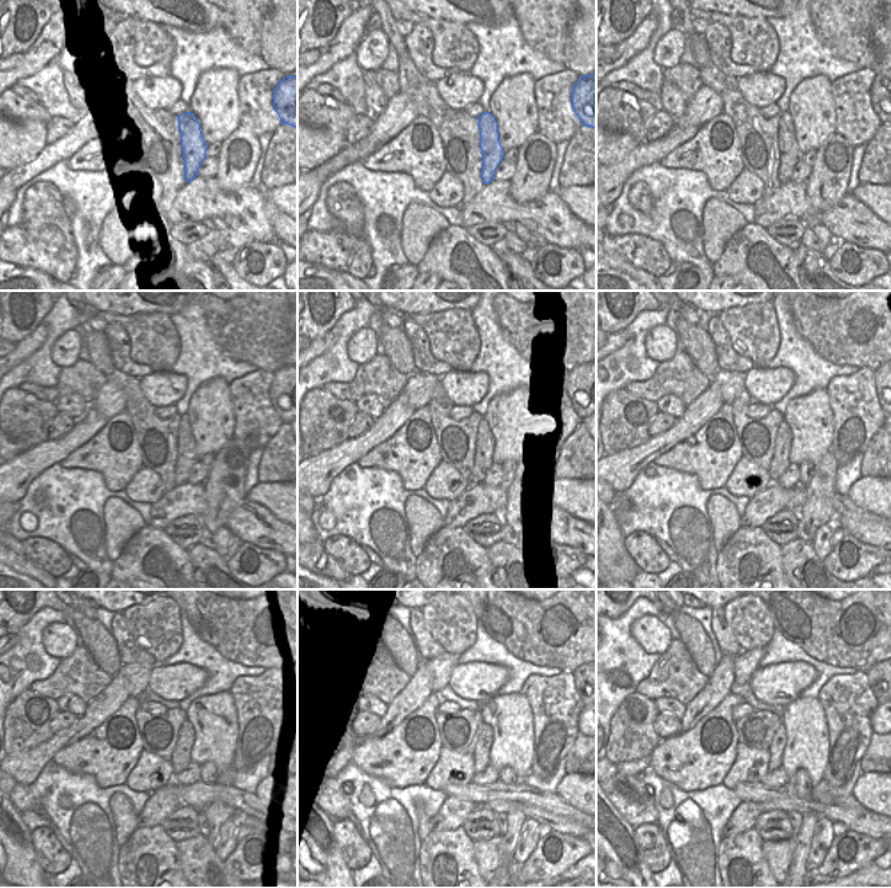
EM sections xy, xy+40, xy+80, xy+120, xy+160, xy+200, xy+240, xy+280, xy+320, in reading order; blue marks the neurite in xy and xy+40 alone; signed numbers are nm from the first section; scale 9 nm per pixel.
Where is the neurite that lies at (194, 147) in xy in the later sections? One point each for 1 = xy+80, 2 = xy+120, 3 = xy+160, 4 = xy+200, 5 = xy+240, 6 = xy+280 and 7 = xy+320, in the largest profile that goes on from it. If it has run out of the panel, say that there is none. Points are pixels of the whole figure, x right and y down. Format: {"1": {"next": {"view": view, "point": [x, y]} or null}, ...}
{"1": {"next": {"view": "xy+80", "point": [790, 155]}}, "2": {"next": {"view": "xy+120", "point": [187, 456]}}, "3": {"next": {"view": "xy+160", "point": [484, 439]}}, "4": {"next": {"view": "xy+200", "point": [780, 460]}}, "5": {"next": {"view": "xy+240", "point": [180, 760]}}, "6": {"next": {"view": "xy+280", "point": [484, 736]}}, "7": {"next": {"view": "xy+320", "point": [776, 748]}}}

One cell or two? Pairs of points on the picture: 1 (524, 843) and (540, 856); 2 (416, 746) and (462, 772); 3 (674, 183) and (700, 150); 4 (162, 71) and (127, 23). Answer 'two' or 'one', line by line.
1: two
2: two
3: two
4: one

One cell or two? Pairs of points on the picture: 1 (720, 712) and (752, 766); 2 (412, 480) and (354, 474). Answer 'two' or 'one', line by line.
1: two
2: two

